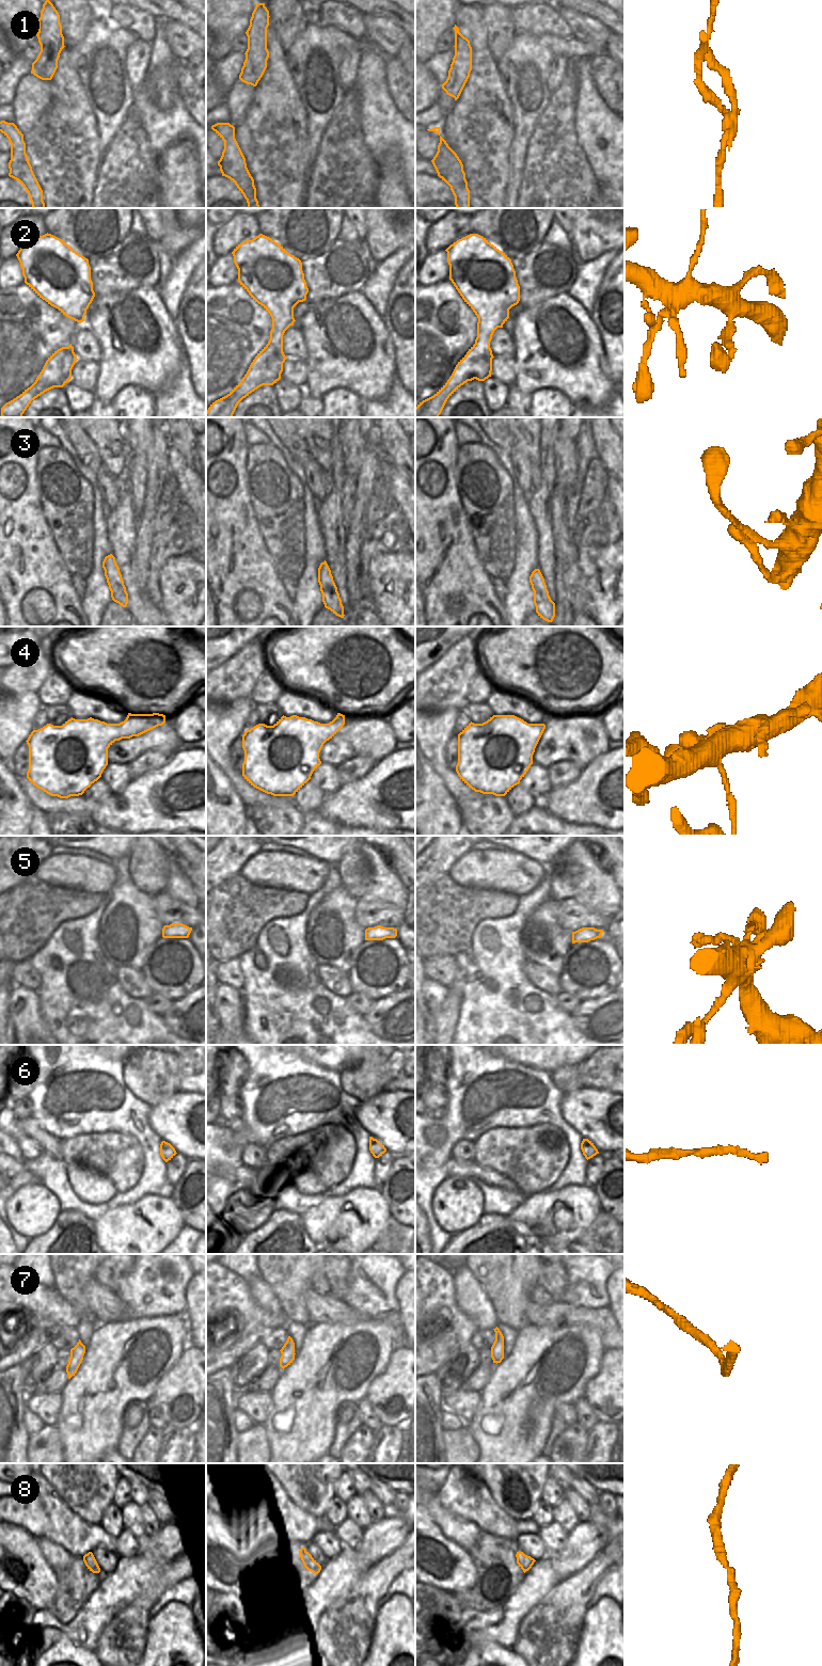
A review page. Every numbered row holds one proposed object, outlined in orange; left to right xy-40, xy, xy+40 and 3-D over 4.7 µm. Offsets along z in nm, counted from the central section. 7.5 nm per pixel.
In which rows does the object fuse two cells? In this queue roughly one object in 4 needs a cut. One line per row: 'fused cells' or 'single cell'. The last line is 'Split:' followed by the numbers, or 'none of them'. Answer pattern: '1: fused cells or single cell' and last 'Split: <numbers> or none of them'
1: fused cells
2: single cell
3: single cell
4: single cell
5: single cell
6: fused cells
7: single cell
8: single cell
Split: 1, 6

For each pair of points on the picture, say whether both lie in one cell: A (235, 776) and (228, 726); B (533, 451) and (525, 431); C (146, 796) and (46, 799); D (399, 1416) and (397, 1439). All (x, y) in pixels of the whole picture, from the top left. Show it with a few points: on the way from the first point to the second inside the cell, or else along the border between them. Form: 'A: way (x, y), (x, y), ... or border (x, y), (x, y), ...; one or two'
A: way (224, 763), (222, 761), (222, 739); one
B: way (531, 446), (527, 437); one
C: way (122, 810), (94, 810), (79, 805), (70, 805); one
D: border (382, 1424), (399, 1424), (402, 1426); two

